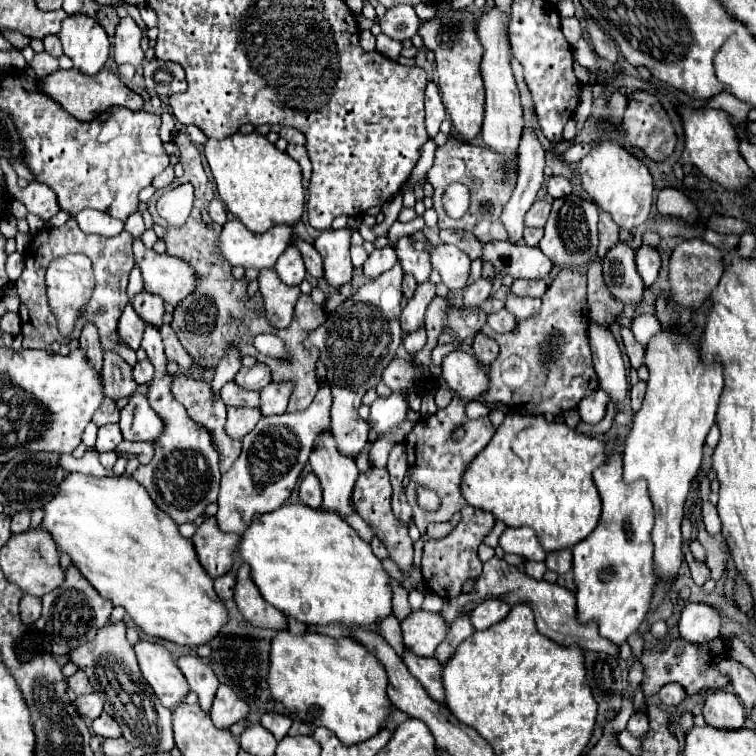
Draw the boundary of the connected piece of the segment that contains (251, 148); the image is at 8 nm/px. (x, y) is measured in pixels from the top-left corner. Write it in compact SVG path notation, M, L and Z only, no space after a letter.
M233 134L225 140L209 140L205 158L213 172L219 198L227 210L251 232L267 232L275 224L295 226L303 216L303 180L301 166L285 152L279 152L265 136Z

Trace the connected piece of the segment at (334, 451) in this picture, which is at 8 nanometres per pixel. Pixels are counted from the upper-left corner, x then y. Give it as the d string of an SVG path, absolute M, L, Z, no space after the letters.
M331 434L315 442L309 464L323 488L323 510L341 518L355 514L353 488L359 478L359 470L353 460L341 456Z

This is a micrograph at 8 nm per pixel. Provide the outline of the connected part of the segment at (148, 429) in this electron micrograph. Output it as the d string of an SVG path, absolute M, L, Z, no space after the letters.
M133 394L129 398L127 406L121 410L119 426L121 426L123 438L135 440L135 442L155 442L165 430L165 422L149 406L147 396L143 394Z

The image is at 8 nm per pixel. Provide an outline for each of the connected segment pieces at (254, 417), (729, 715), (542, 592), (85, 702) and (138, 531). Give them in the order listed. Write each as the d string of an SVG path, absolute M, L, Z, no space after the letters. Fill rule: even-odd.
M227 408L227 424L225 432L233 440L241 440L245 434L249 434L261 418L259 408Z
M725 690L707 694L703 702L703 716L709 726L721 730L735 730L745 726L745 710L741 700Z
M493 558L493 560L483 564L483 576L477 580L477 586L469 594L463 594L463 598L445 598L441 616L445 618L447 624L451 624L461 612L475 608L477 604L481 604L487 598L501 598L509 606L529 604L533 608L533 612L535 612L535 618L537 618L535 622L537 622L539 632L545 634L547 638L555 640L561 646L579 646L583 650L593 650L593 652L599 650L599 652L613 654L613 656L617 654L617 646L609 644L609 640L599 636L597 624L577 624L577 618L575 618L575 596L571 592L567 592L565 588L561 588L557 584L549 584L549 582L543 582L543 580L527 578L523 572L519 572L517 568L509 566L507 562L503 562L499 558ZM489 572L497 572L501 576L501 582L495 588L489 588L487 582L485 582L485 576Z
M93 692L93 694L83 694L83 696L77 696L75 700L75 706L77 706L77 712L85 718L91 718L95 720L101 712L103 712L103 700Z
M81 472L67 474L59 484L59 490L53 500L43 506L43 522L51 538L55 540L61 554L69 554L73 566L89 580L89 584L107 598L113 606L125 608L135 626L139 626L145 634L157 636L181 646L199 646L207 644L225 624L227 608L217 598L213 590L213 580L201 568L197 554L193 550L193 542L183 538L157 504L153 504L151 496L127 476L107 476L95 478Z

